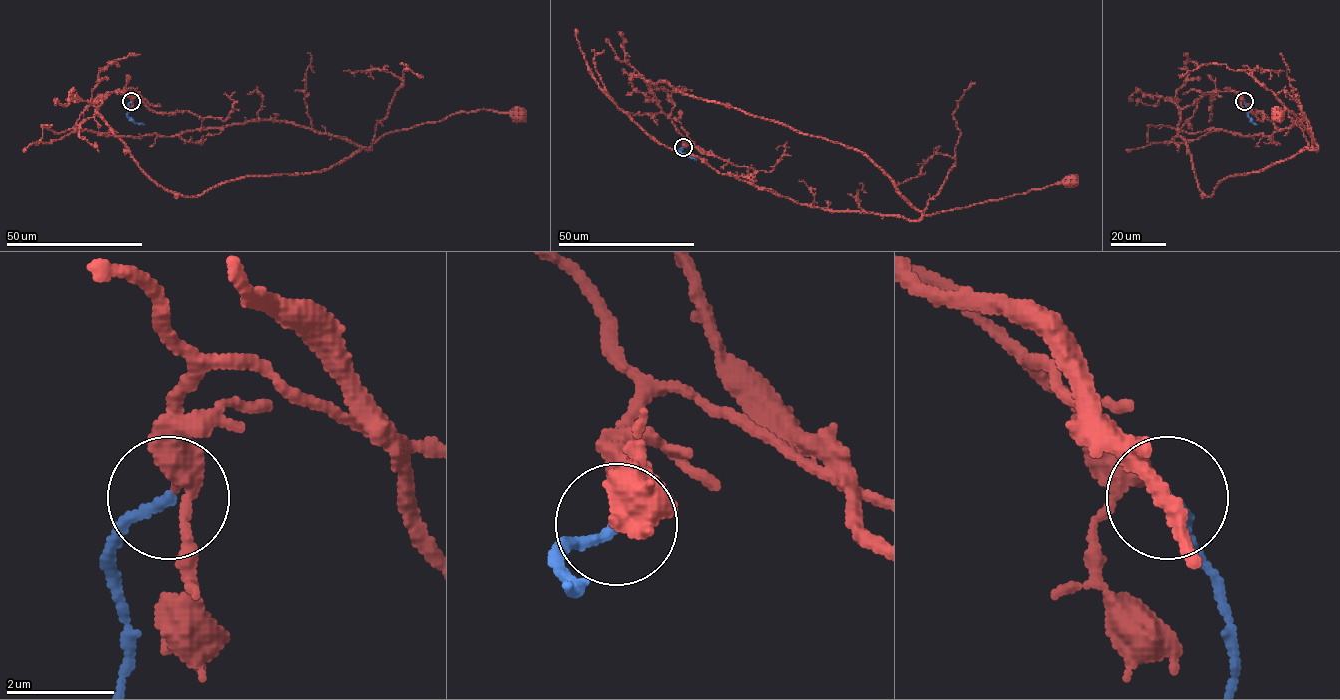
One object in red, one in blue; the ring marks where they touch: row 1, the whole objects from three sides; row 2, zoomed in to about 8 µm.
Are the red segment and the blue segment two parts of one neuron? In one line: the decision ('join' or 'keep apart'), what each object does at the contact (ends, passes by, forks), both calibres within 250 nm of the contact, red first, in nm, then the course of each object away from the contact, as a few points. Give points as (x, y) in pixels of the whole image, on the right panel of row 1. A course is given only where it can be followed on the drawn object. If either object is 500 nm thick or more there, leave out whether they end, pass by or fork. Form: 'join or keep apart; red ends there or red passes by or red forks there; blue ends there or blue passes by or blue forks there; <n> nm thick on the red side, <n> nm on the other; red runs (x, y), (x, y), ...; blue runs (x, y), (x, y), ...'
join; red passes by; blue ends there; 320 nm thick on the red side, 190 nm on the other; red runs (1244, 101), (1253, 113), (1263, 111), (1277, 130), (1306, 121), (1317, 147), (1292, 112), (1280, 114); blue runs (1244, 101), (1248, 116), (1255, 125)

